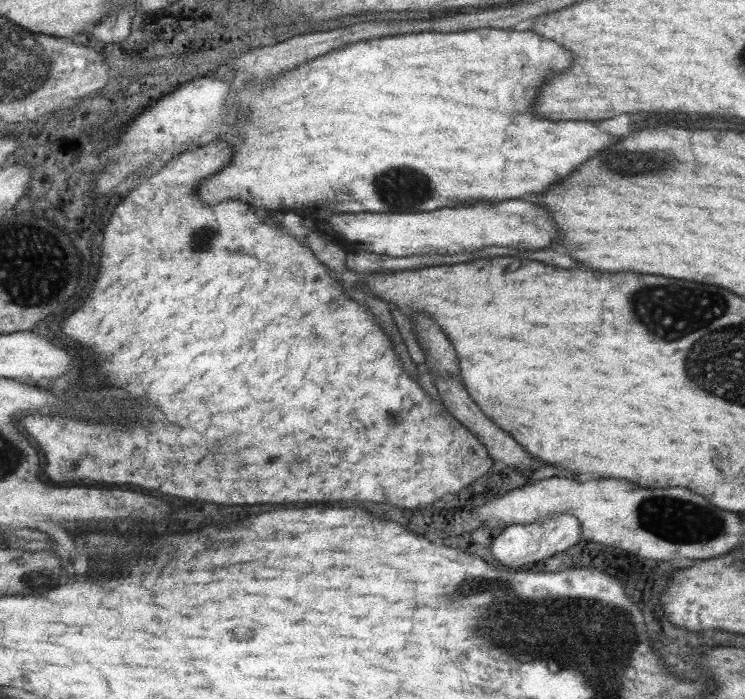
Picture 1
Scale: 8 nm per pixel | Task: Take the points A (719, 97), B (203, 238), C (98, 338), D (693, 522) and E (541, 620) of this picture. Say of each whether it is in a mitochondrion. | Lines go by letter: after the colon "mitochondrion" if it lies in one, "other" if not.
A: other
B: mitochondrion
C: other
D: mitochondrion
E: mitochondrion

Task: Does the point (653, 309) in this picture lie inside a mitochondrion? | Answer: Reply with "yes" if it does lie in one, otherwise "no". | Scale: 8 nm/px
yes

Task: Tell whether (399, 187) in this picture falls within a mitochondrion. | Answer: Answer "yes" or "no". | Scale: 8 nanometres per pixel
yes

